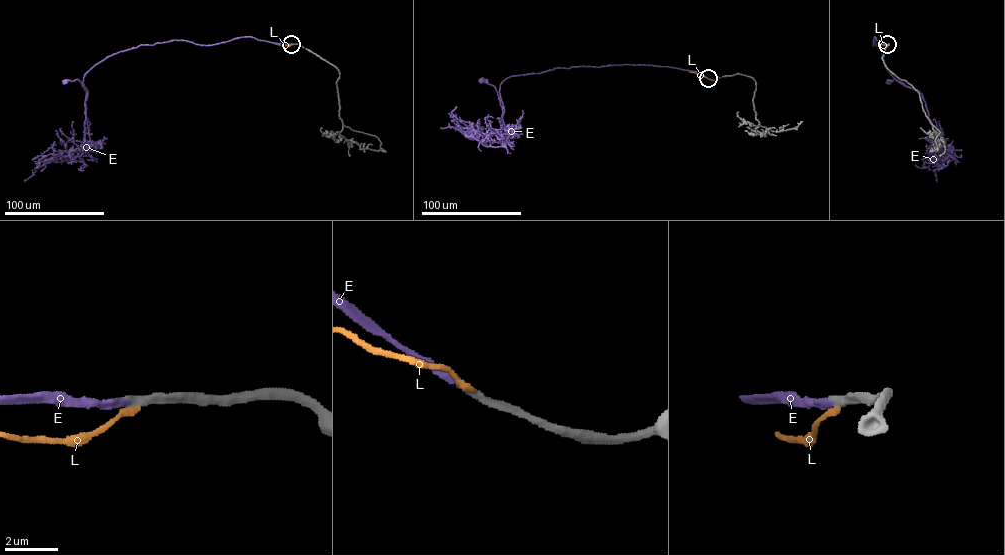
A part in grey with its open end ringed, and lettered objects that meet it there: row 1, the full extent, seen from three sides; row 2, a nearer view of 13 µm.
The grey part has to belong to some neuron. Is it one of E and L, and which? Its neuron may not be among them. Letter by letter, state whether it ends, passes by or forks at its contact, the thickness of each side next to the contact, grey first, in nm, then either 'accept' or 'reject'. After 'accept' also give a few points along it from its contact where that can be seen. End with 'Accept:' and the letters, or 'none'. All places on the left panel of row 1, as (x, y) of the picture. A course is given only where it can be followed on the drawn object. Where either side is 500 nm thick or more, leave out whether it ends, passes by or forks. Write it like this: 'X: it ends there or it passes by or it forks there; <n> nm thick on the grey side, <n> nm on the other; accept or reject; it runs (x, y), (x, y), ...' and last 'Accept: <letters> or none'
E: it ends there; 320 nm thick on the grey side, 300 nm on the other; accept; it runs (291, 44), (249, 36), (210, 45), (140, 45), (85, 74), (85, 100), (79, 80), (65, 81)
L: it ends there; 360 nm thick on the grey side, 220 nm on the other; reject
Accept: E

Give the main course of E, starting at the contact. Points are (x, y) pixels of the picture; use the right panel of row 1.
E: (887, 44), (874, 37), (873, 45), (875, 40), (888, 72), (924, 100), (917, 90), (895, 79), (889, 81)

